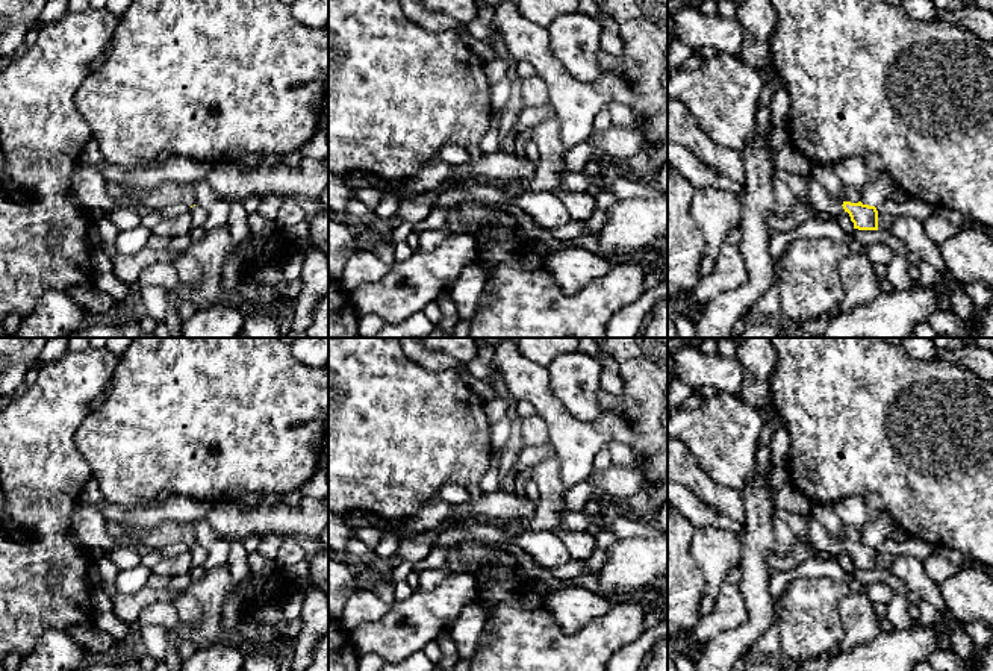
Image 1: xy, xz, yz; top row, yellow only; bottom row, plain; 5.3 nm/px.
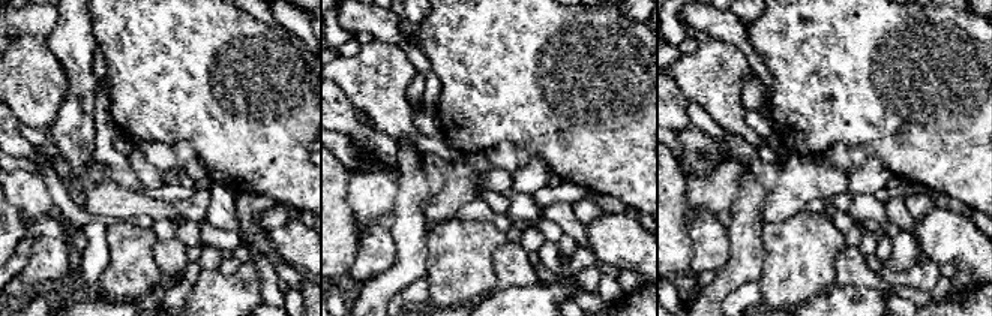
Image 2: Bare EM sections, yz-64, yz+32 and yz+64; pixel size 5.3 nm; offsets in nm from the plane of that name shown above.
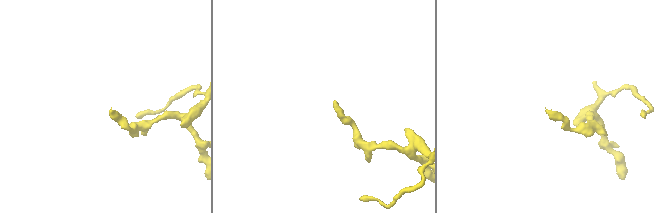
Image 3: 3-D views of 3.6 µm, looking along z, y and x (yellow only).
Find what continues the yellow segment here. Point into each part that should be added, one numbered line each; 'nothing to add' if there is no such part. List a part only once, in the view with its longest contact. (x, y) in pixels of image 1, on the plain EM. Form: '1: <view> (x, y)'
1: yz (824, 514)

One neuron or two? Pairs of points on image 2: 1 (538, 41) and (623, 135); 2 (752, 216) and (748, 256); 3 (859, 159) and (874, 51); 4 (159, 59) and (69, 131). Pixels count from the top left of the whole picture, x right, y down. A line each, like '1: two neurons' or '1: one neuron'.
1: one neuron
2: one neuron
3: two neurons
4: two neurons

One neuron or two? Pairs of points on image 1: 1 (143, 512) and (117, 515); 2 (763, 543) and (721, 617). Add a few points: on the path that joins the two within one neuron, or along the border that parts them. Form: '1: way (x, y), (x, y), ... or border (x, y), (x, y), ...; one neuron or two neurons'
1: way (136, 515), (123, 515); one neuron
2: border (736, 586), (745, 602), (747, 618), (742, 623); two neurons

